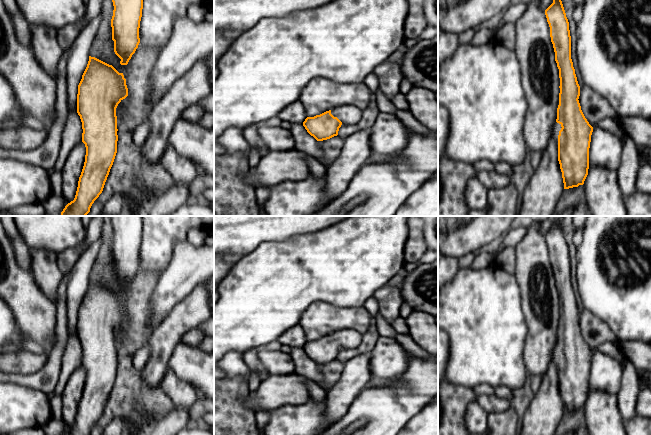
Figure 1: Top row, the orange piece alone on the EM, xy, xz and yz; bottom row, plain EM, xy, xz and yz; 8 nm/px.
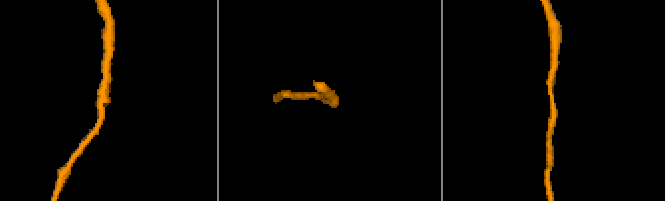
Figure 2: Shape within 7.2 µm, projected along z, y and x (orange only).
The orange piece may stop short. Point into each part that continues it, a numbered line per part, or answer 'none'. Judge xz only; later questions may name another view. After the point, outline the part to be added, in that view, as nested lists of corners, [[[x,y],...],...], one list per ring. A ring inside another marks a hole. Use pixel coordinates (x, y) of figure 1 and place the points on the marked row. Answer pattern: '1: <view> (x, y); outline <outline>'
1: xz (348, 114); outline [[[343,105],[332,109],[331,114],[337,117],[342,125],[354,125],[360,121],[362,110],[353,105]]]

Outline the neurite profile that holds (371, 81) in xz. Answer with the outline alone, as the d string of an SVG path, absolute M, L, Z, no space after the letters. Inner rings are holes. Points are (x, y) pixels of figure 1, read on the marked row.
M373 72L366 76L363 83L371 90L372 93L375 93L379 89L379 80Z

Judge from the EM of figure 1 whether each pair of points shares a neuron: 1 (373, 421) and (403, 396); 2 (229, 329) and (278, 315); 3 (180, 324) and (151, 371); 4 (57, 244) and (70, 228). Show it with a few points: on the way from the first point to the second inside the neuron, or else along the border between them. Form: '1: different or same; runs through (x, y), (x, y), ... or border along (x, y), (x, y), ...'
1: same; runs through (380, 418), (396, 403)
2: same; runs through (241, 320), (247, 315), (266, 315)
3: same; runs through (168, 336), (162, 342), (162, 356), (159, 359)
4: same; runs through (58, 240), (66, 232)

